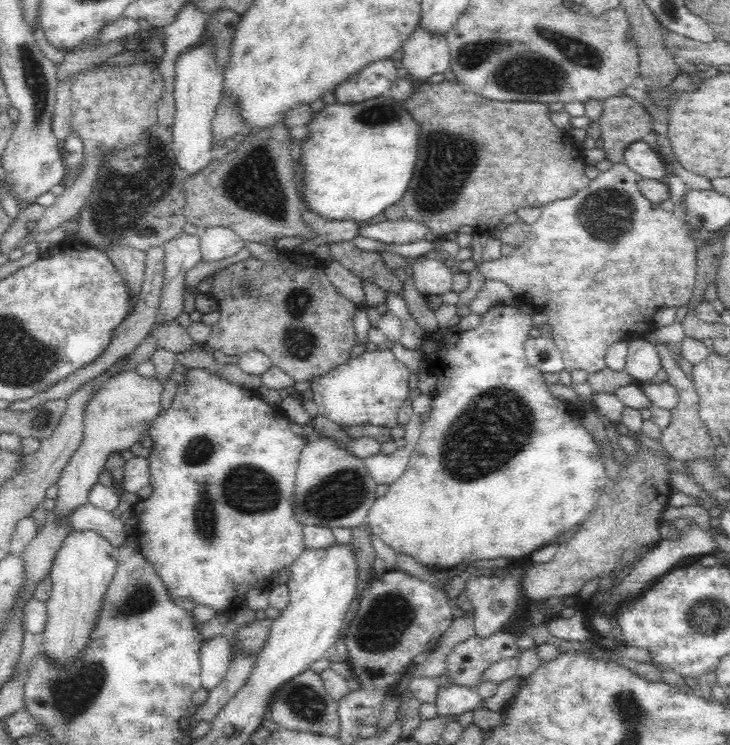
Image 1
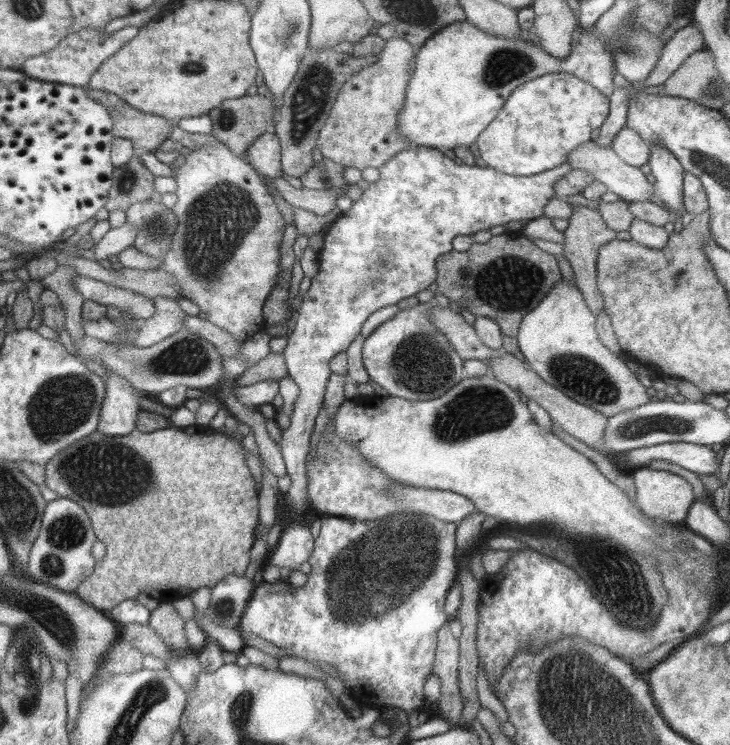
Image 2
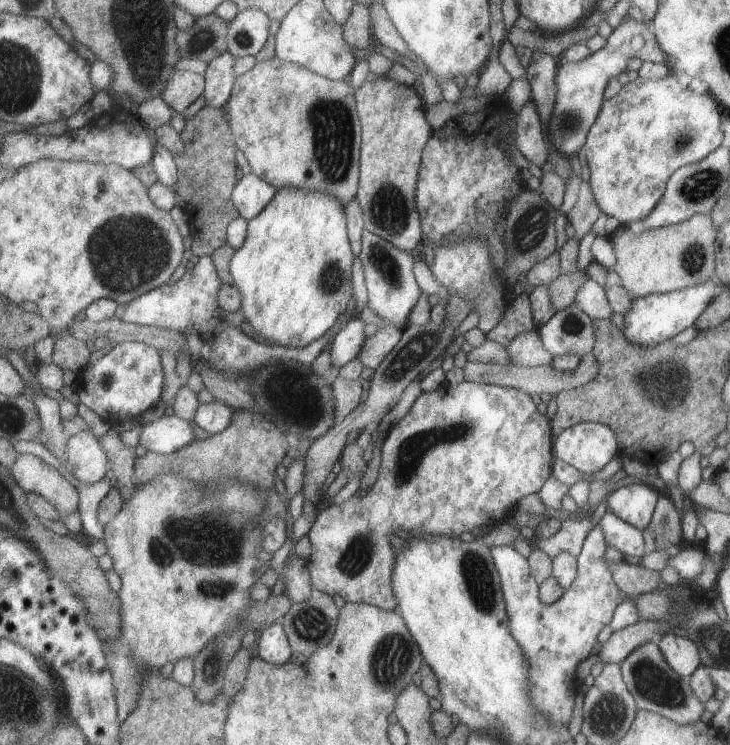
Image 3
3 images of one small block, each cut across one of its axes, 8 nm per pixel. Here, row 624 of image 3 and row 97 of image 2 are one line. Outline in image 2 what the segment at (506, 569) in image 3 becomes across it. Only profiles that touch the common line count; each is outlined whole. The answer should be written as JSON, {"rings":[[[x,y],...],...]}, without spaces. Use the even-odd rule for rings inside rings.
{"rings":[[[566,72],[550,73],[532,79],[530,82],[518,86],[516,90],[506,99],[500,112],[496,115],[496,118],[480,133],[480,136],[475,142],[478,144],[478,150],[480,151],[480,158],[488,167],[499,170],[504,174],[512,174],[514,176],[532,176],[533,174],[540,174],[541,172],[550,170],[555,166],[560,166],[566,163],[568,159],[568,153],[574,152],[577,146],[580,146],[583,142],[588,142],[592,138],[592,130],[601,127],[604,120],[609,113],[610,101],[607,96],[604,96],[595,86],[588,84],[584,79],[578,78],[574,74],[568,74]]]}

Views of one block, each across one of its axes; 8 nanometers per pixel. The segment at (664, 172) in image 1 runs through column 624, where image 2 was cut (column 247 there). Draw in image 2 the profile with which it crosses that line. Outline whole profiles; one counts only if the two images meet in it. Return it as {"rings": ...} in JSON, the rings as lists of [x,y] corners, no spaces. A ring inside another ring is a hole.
{"rings":[[[274,132],[261,134],[246,150],[246,163],[260,175],[272,179],[280,178],[282,170],[282,150],[279,138]]]}

